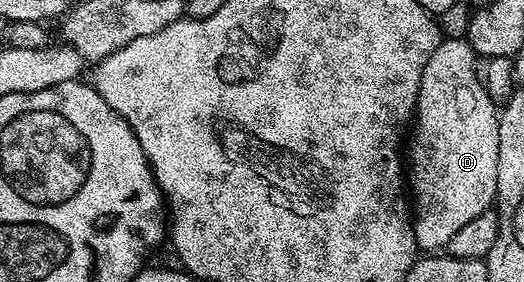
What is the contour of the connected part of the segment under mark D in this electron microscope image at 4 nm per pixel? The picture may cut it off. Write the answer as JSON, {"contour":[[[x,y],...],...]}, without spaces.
{"contour":[[[446,37],[436,53],[428,57],[428,65],[424,65],[424,73],[420,77],[418,105],[409,136],[408,187],[412,192],[414,236],[419,248],[426,253],[441,252],[467,221],[480,217],[480,213],[491,210],[494,205],[496,161],[500,161],[499,108],[486,91],[479,64],[477,67],[474,62],[476,56],[465,38]]]}

